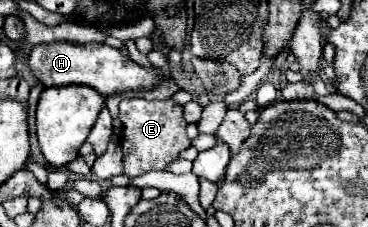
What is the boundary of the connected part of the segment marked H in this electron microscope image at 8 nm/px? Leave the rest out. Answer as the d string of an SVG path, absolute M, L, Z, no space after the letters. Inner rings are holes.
M50 42L50 44L36 44L28 56L28 66L36 74L36 78L44 86L68 86L68 84L86 84L98 90L102 96L110 96L112 92L124 92L124 90L140 90L140 88L152 88L160 84L162 80L158 74L162 74L158 68L146 70L144 66L124 58L120 50L88 42Z

